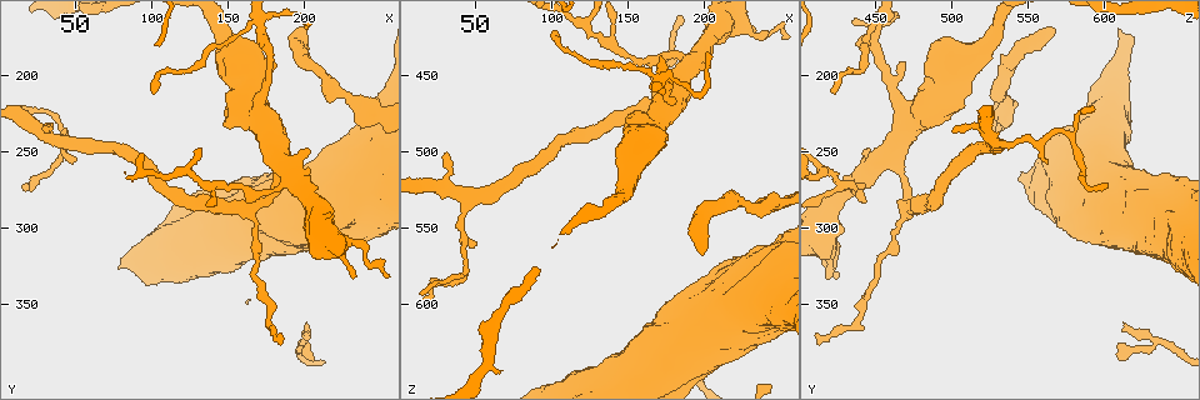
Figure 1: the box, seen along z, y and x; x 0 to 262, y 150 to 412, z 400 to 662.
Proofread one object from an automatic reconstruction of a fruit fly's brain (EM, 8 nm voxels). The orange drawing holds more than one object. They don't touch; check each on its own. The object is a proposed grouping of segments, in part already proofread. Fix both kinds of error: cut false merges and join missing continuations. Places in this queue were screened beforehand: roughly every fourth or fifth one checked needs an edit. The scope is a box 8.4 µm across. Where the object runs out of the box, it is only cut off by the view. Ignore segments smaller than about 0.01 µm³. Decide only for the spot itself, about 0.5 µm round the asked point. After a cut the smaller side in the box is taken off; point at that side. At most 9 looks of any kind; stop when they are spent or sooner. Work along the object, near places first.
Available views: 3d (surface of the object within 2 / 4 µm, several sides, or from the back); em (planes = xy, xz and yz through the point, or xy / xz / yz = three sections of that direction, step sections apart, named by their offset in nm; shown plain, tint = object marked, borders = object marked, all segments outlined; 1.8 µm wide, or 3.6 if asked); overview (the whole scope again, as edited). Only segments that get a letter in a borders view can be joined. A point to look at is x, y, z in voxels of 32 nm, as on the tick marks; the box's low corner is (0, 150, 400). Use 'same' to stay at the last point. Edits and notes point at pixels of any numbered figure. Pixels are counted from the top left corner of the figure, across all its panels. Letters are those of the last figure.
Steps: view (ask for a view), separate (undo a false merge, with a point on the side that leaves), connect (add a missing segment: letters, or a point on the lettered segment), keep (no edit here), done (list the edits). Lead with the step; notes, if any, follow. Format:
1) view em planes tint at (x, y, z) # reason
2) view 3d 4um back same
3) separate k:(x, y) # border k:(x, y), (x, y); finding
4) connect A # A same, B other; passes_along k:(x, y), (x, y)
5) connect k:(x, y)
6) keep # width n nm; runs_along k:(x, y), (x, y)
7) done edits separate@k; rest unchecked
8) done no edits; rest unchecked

view em 3.6um xy step 8 borders at (198, 168, 566)

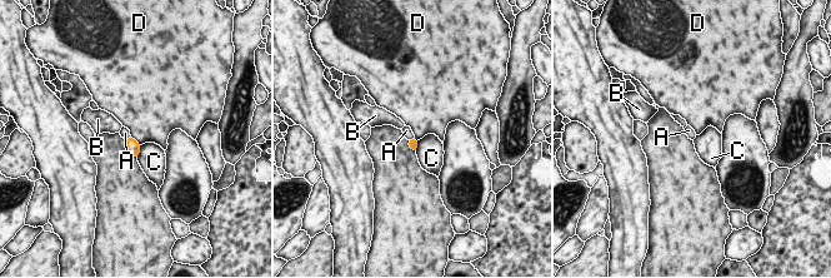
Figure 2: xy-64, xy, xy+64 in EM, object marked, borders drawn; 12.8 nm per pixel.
keep # A other, B other, C other, D other; border 2:(414, 137), (409, 140); none of them fits

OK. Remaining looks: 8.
view em 3.6um planes borders at (170, 228, 474) # three arms meet

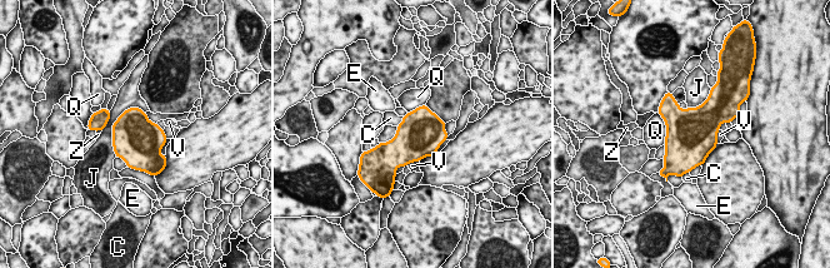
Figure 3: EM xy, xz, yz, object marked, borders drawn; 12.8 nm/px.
keep # width 600 nm; C other, E other, J other, Q other, V other, Z other; border 3:(139, 107), (111, 127), (115, 157); one cell here

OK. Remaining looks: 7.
view em planes borders at (202, 362, 614) # free end

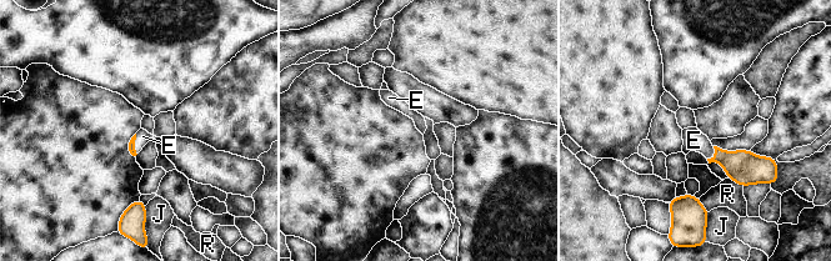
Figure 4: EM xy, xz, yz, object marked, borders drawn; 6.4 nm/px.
connect E # E same, J other, R other; passes_along 4:(131, 145), (134, 144), (143, 136); it goes on there

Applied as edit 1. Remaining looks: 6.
view em 3.6um xy step 16 tint at (138, 272, 430) # branch point

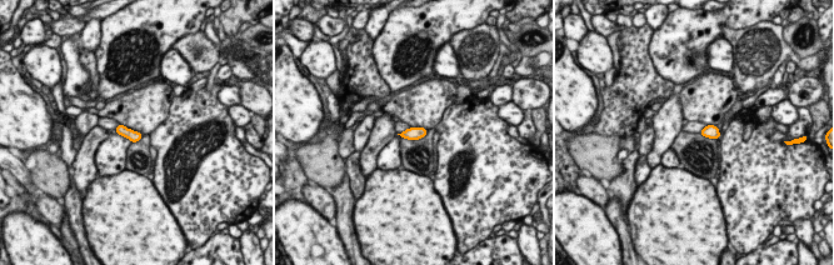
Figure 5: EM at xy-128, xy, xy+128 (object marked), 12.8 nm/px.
view em 3.6um planes borders same # cut it another way

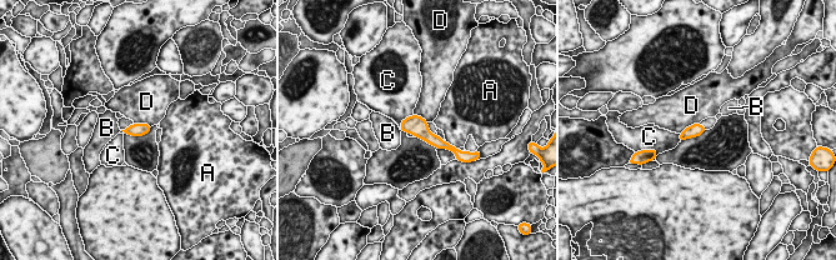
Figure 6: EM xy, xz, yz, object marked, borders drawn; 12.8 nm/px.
keep # A other, B other, C other, D other; border 6:(699, 123), (692, 123), (680, 134); all the same cell

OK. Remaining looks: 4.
done edits connect@4; rest unchecked

